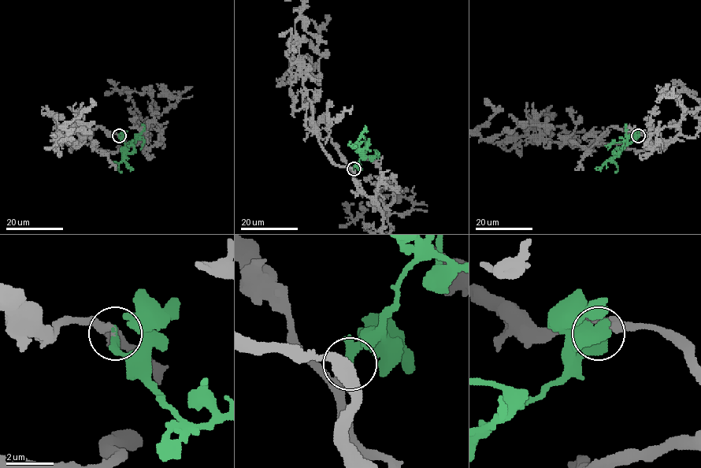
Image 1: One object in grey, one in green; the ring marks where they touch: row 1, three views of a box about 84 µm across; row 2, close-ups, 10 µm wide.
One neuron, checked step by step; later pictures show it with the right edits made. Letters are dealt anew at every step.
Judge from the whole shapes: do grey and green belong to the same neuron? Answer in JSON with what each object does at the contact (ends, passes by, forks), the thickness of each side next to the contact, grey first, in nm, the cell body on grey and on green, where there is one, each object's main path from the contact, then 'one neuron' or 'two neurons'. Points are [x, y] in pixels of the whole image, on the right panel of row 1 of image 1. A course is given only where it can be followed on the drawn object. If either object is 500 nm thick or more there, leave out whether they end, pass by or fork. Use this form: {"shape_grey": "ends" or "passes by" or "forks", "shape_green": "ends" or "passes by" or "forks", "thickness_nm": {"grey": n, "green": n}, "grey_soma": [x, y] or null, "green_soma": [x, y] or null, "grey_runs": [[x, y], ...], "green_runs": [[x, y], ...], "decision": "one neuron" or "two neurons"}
{"shape_grey": "ends", "shape_green": "ends", "thickness_nm": {"grey": 260, "green": 360}, "grey_soma": null, "green_soma": null, "grey_runs": [[638, 135], [612, 125], [595, 144], [581, 146], [529, 135], [489, 142], [476, 131], [495, 113], [484, 99]], "green_runs": [[638, 135], [612, 159], [596, 168], [599, 170], [602, 167]], "decision": "one neuron"}

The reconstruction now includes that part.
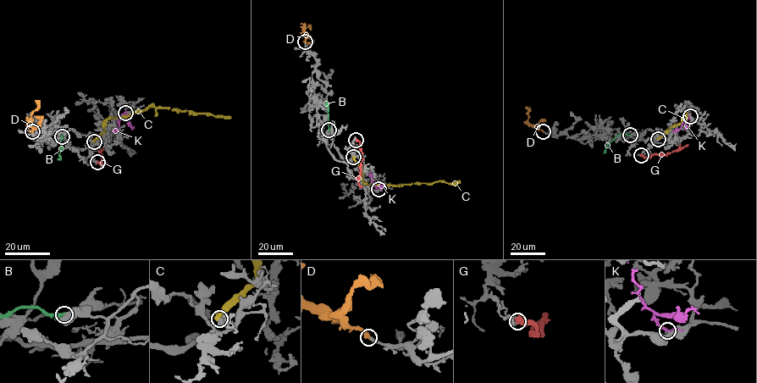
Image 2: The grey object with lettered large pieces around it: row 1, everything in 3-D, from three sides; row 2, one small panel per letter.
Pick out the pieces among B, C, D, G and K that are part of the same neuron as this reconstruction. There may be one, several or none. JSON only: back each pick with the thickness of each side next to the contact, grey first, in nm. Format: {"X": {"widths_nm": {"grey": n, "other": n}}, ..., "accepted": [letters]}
{"D": {"widths_nm": {"grey": 320, "other": 340}}, "accepted": ["D"]}

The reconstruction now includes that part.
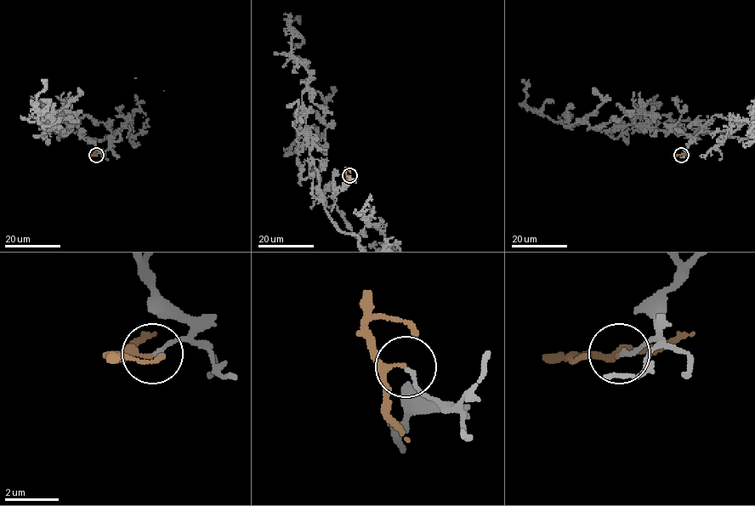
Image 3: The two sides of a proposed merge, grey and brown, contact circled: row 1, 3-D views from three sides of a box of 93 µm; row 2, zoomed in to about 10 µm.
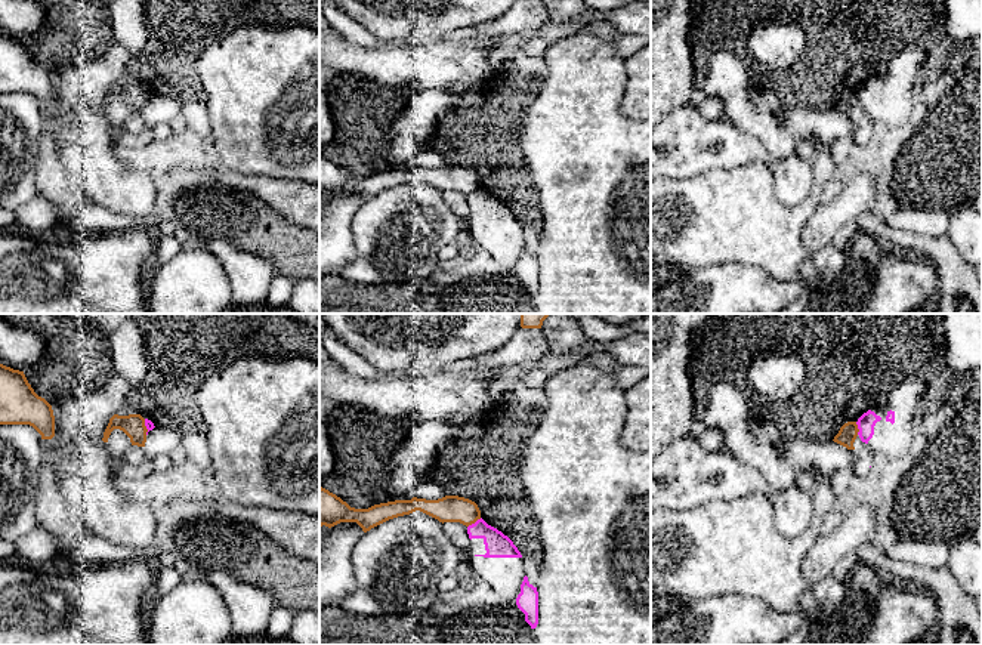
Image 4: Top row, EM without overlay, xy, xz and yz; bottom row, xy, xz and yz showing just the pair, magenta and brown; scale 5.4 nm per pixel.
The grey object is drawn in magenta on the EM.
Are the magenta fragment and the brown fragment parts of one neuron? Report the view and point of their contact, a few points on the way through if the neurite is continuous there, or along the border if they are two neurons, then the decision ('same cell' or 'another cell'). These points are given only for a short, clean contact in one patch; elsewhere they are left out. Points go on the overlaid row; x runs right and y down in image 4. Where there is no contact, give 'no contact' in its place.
meets magenta in xz at (475, 522); border along xz (481, 518), (468, 527); another cell

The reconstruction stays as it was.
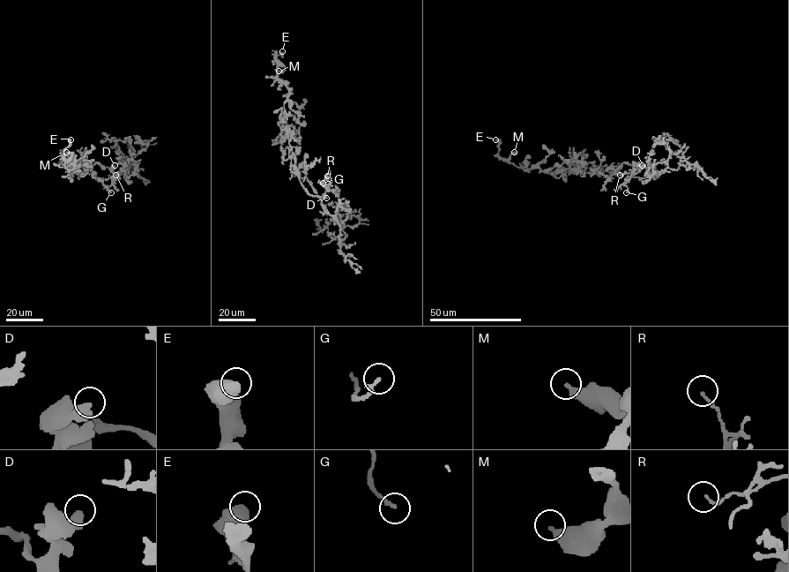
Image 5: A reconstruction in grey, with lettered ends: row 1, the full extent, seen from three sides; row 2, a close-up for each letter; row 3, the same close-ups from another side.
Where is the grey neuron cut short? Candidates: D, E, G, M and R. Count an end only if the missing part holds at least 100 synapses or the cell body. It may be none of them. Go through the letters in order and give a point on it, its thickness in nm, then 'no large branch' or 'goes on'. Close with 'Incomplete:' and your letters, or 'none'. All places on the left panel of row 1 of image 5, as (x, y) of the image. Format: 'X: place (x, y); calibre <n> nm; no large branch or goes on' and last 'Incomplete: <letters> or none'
D: place (115, 165); calibre 480 nm; no large branch
E: place (70, 139); calibre 550 nm; no large branch
G: place (111, 192); calibre 160 nm; no large branch
M: place (66, 152); calibre 340 nm; no large branch
R: place (115, 175); calibre 110 nm; no large branch
Incomplete: none

